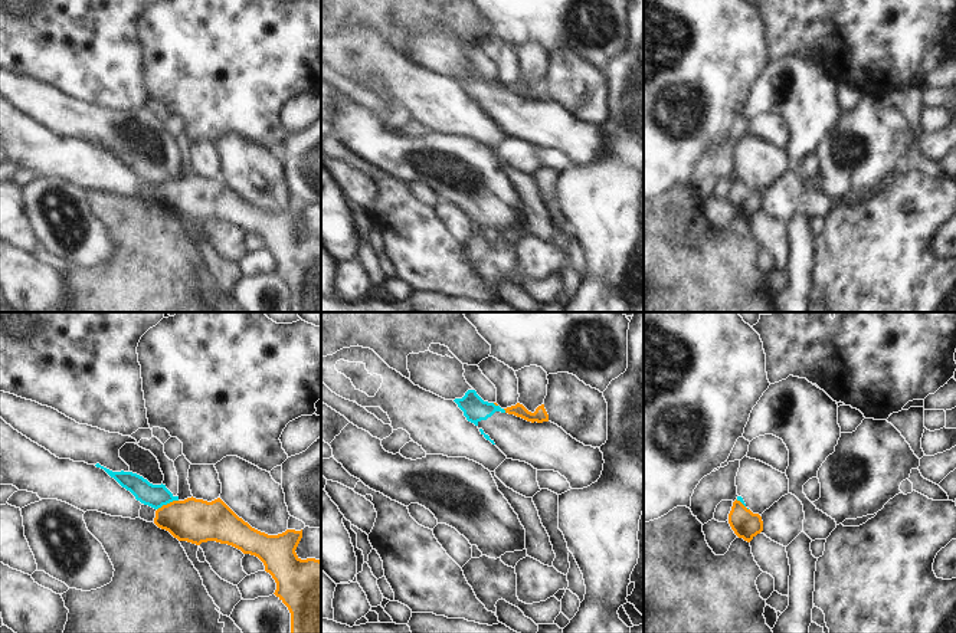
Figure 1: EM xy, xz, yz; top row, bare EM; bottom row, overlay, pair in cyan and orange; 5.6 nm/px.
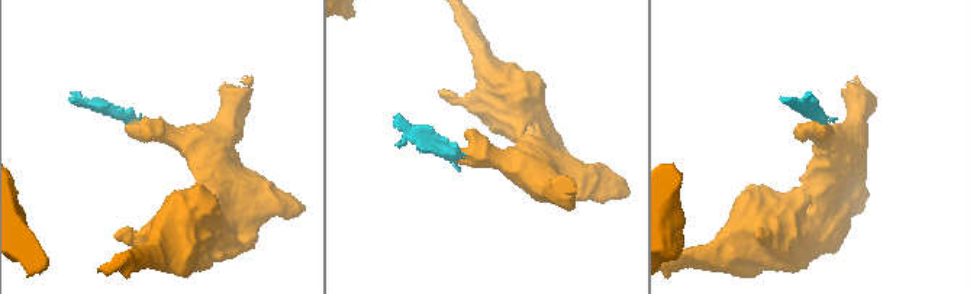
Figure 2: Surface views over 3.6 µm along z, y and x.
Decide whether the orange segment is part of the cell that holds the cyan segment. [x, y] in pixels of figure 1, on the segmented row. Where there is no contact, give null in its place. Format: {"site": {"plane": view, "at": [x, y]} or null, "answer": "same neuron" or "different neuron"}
{"site": {"plane": "xy", "at": [167, 502]}, "answer": "different neuron"}

